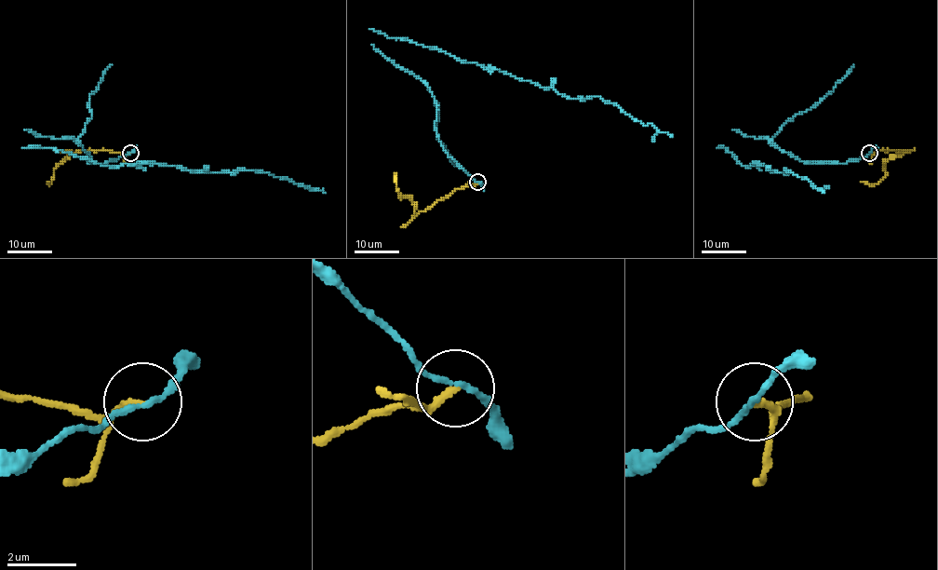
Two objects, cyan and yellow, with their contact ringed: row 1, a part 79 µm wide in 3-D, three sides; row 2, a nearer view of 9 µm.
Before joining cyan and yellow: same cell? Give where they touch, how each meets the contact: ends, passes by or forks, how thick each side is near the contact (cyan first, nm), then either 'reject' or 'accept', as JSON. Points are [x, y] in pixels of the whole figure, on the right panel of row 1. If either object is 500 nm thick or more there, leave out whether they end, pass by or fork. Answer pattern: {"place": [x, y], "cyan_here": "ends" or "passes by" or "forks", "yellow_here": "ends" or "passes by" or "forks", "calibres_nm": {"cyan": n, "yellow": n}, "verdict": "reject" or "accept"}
{"place": [869, 153], "cyan_here": "passes by", "yellow_here": "ends", "calibres_nm": {"cyan": 150, "yellow": 200}, "verdict": "reject"}

